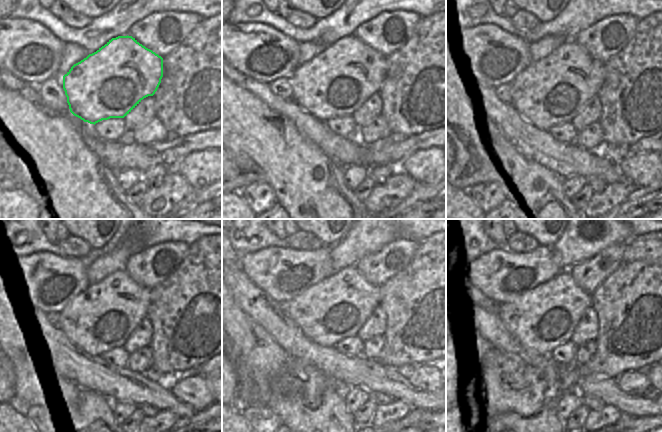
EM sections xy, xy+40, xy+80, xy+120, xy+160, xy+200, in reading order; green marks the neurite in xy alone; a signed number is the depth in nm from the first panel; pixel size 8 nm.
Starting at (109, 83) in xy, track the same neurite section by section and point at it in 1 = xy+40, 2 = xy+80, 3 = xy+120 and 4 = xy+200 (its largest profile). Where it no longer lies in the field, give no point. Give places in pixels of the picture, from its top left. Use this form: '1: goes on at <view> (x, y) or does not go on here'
1: goes on at xy+40 (333, 84)
2: goes on at xy+80 (553, 90)
3: goes on at xy+120 (102, 317)
4: goes on at xy+200 (541, 319)

